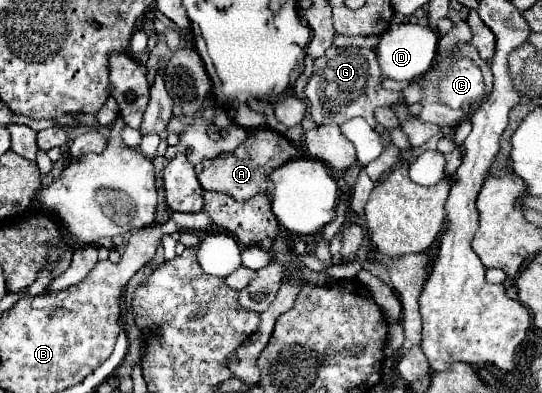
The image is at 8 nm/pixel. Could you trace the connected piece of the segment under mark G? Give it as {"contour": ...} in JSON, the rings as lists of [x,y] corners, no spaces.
{"contour":[[[330,47],[322,57],[318,57],[316,71],[306,85],[306,97],[310,101],[310,115],[316,125],[340,125],[352,117],[362,117],[368,121],[370,127],[376,127],[374,111],[378,107],[394,105],[400,99],[400,95],[382,89],[382,73],[376,61],[376,53],[372,49],[360,47]]]}

